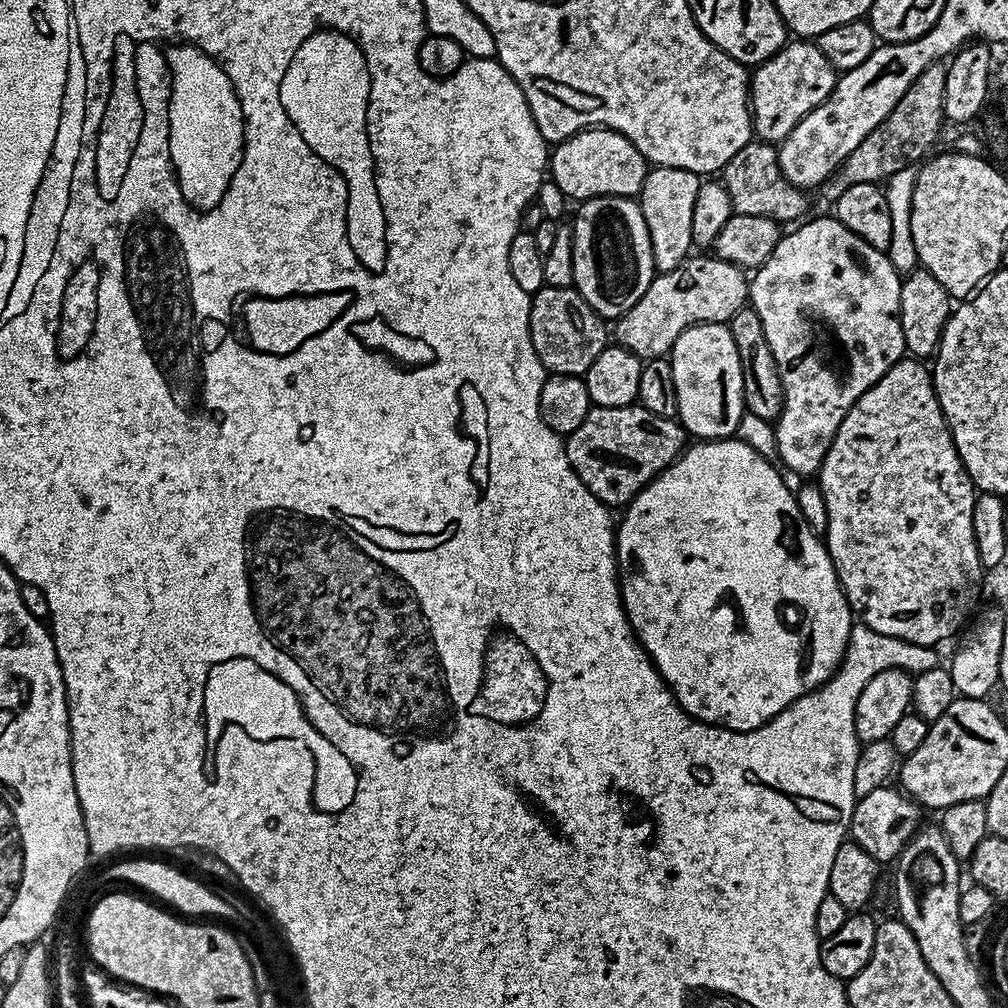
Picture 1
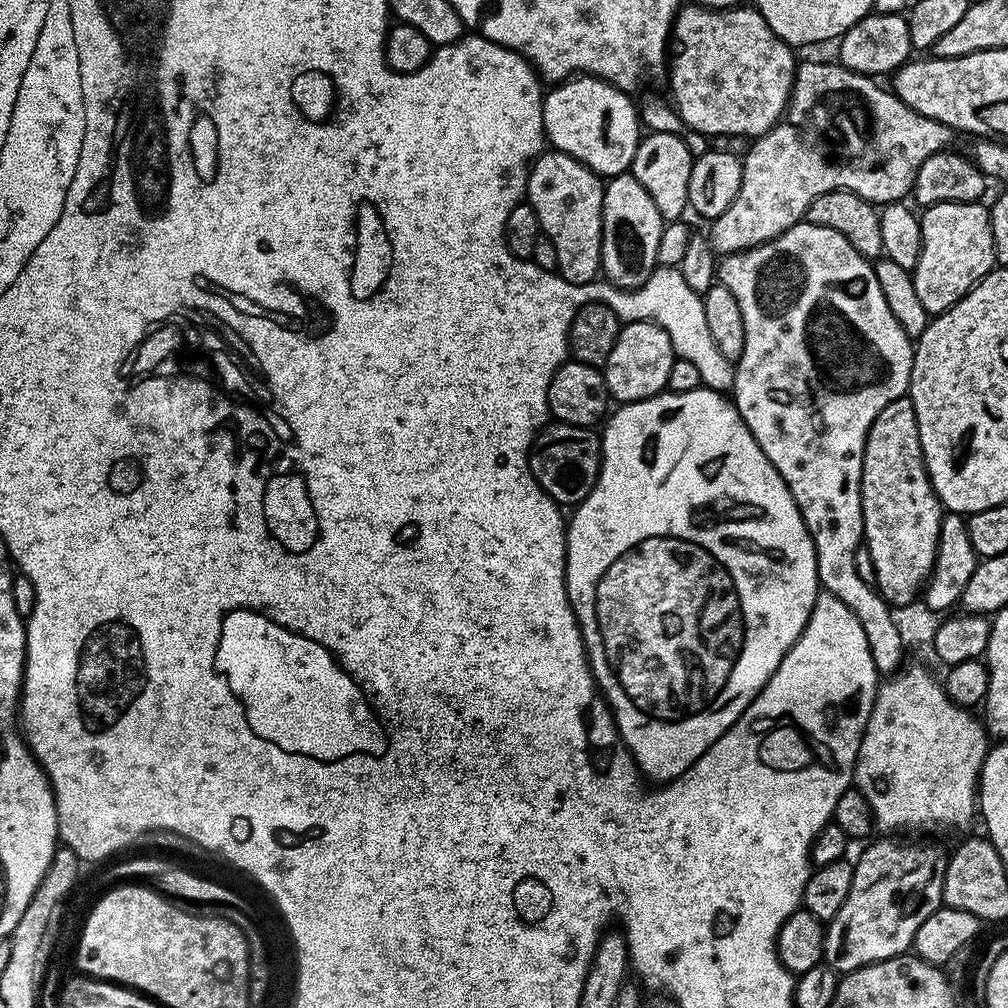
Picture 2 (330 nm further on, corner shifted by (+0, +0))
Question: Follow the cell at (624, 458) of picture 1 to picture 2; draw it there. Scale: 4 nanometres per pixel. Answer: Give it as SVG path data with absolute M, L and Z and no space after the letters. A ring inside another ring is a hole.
M552 422L545 425L533 440L528 468L540 488L561 506L575 506L583 501L600 472L600 438L593 432L589 427Z

